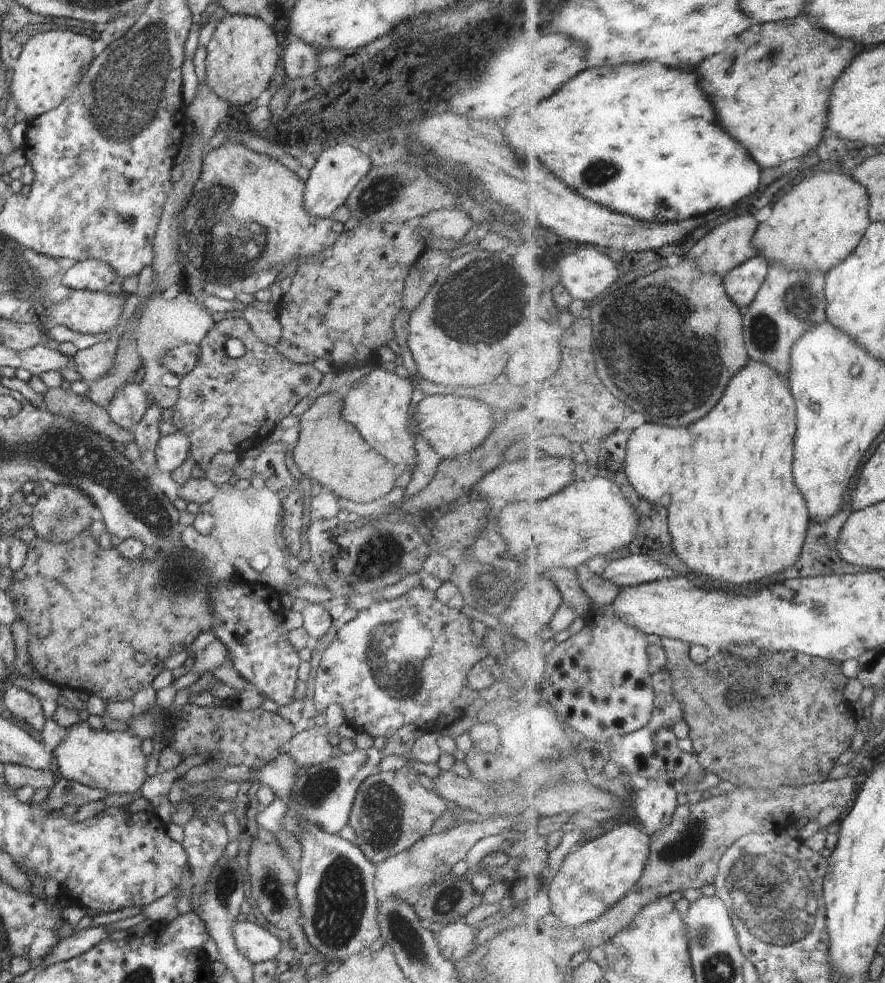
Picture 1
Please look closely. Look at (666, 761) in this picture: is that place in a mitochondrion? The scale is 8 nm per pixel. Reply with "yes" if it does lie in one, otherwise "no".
no

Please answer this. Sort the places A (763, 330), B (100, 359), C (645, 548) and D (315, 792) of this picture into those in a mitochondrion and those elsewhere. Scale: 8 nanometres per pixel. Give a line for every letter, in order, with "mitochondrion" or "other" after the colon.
A: mitochondrion
B: other
C: other
D: mitochondrion

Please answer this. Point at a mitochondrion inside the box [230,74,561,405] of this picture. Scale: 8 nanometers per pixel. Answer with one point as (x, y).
(499, 289)

